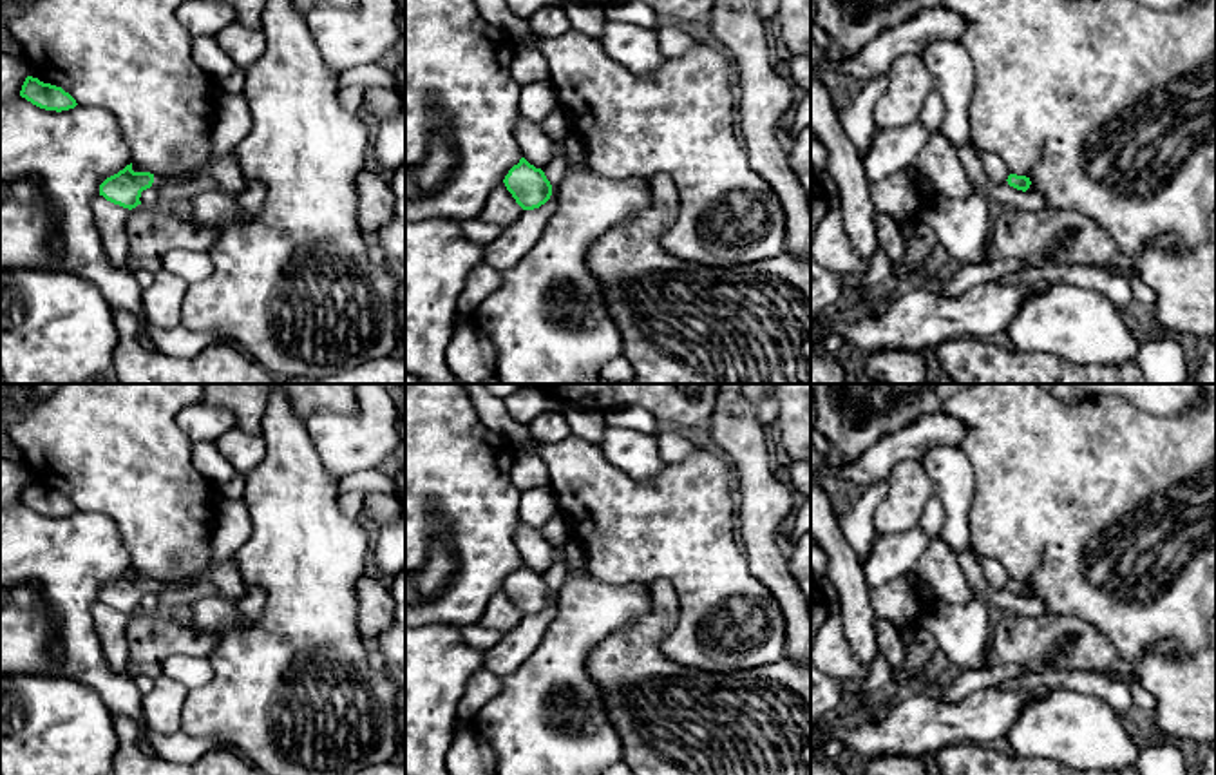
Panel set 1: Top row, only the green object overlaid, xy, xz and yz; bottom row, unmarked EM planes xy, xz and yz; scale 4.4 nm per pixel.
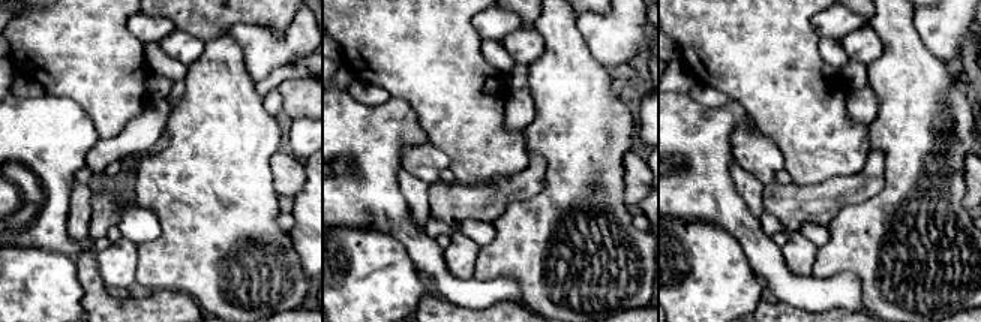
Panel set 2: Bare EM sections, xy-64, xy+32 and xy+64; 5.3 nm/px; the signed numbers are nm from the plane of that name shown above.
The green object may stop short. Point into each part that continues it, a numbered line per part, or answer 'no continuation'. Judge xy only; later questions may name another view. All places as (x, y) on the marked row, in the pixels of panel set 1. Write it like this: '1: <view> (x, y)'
no continuation

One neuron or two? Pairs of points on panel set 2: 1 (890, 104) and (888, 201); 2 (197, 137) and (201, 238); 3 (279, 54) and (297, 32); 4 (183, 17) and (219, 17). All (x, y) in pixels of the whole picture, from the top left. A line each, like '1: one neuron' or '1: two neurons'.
1: one neuron
2: one neuron
3: one neuron
4: one neuron

